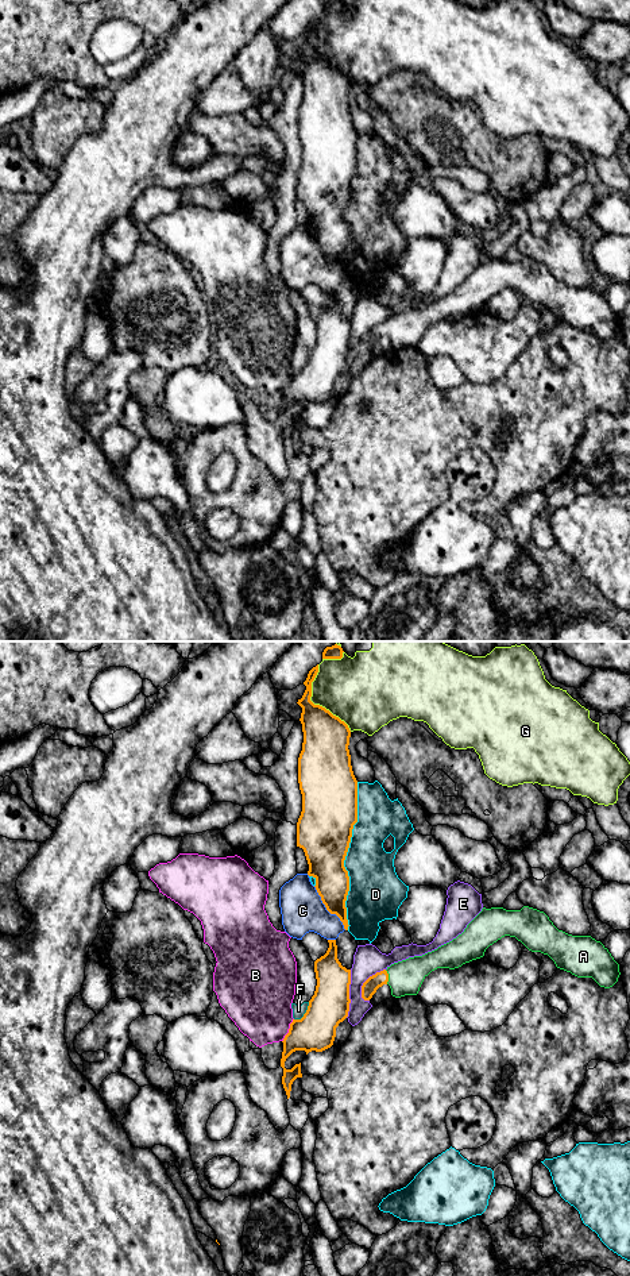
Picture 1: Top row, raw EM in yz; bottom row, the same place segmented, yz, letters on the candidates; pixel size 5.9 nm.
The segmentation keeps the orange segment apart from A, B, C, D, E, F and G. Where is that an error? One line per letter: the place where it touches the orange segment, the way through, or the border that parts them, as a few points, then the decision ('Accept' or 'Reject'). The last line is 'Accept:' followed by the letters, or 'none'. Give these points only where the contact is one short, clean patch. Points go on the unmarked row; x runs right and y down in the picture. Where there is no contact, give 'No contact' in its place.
A: Touches orange at yz (387, 328). Path across: yz (373, 335), (387, 328), (405, 330). Accept
B: Touches orange at yz (289, 382). Reject
C: Touches orange at yz (327, 261). Boundary: yz (313, 238), (324, 258), (339, 270), (346, 281). Reject
D: Touches orange at yz (346, 207). Reject
E: Touches orange at yz (348, 346). Reject
F: Touches orange at yz (305, 365). Boundary: yz (309, 354), (305, 365), (294, 371). Reject
G: Touches orange at yz (313, 56). Reject
Accept: A

